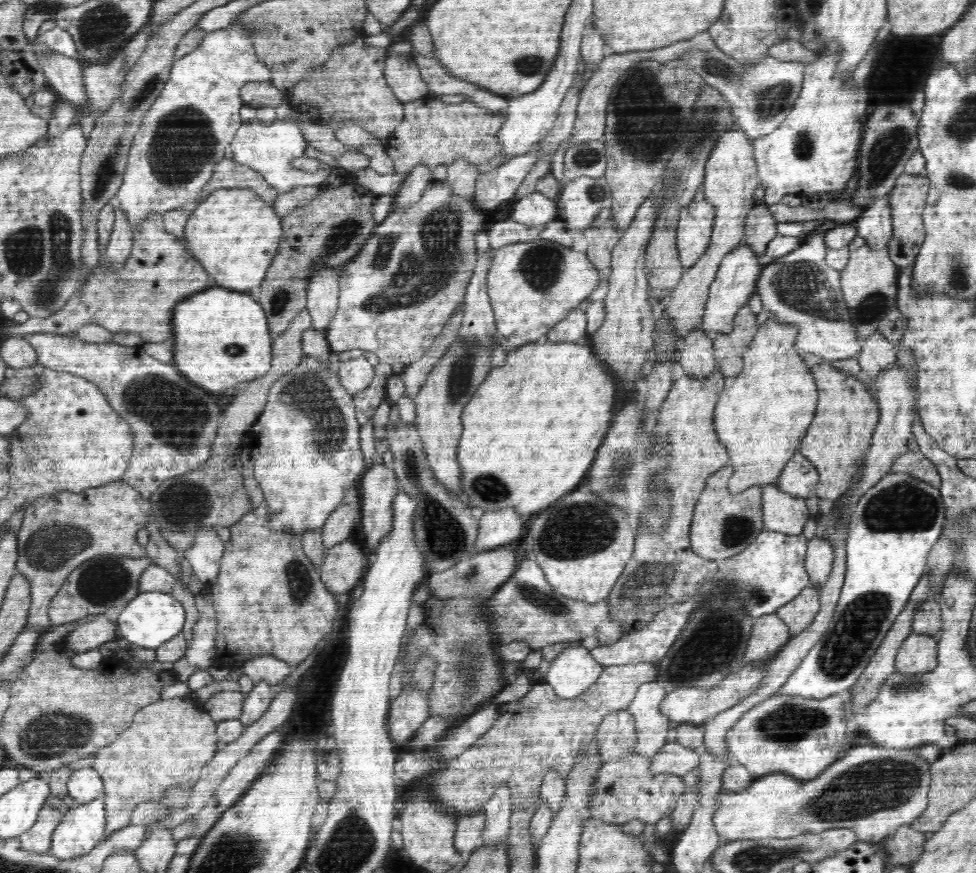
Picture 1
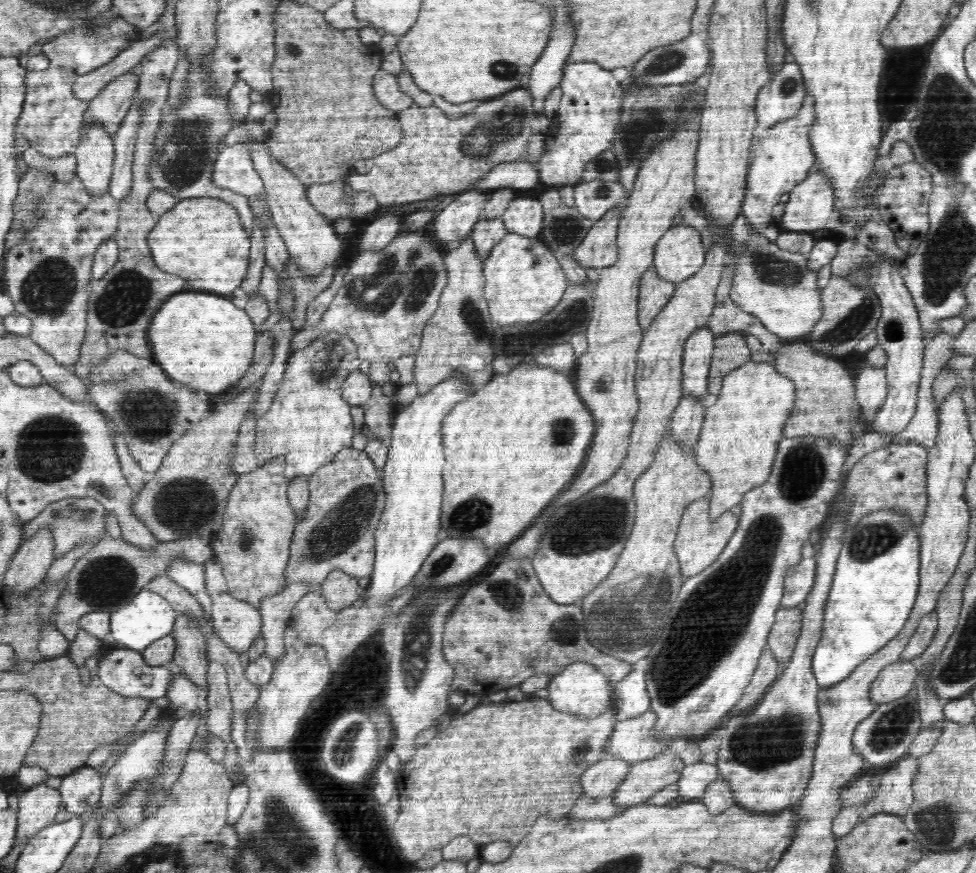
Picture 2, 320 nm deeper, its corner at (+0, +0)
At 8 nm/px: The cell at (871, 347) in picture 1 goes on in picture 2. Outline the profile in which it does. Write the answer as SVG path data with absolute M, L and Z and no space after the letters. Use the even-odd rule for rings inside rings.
M864 361L855 377L855 397L869 420L876 414L877 407L884 401L886 394L885 369L872 368Z

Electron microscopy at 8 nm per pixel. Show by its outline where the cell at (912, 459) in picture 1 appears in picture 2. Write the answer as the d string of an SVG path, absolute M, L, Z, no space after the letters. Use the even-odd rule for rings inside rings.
M894 443L867 454L847 474L841 492L851 500L847 532L857 526L872 511L899 510L909 514L915 526L921 527L927 510L927 462L928 451L920 443Z

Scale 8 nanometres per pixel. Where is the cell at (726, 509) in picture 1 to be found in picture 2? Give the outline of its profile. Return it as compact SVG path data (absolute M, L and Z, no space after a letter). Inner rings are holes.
M708 496L689 504L680 522L675 542L675 555L679 559L680 571L683 572L684 579L697 576L718 560L724 547L728 545L736 532L739 522L740 516L734 515L730 511L725 511L724 515L711 519L711 500Z

